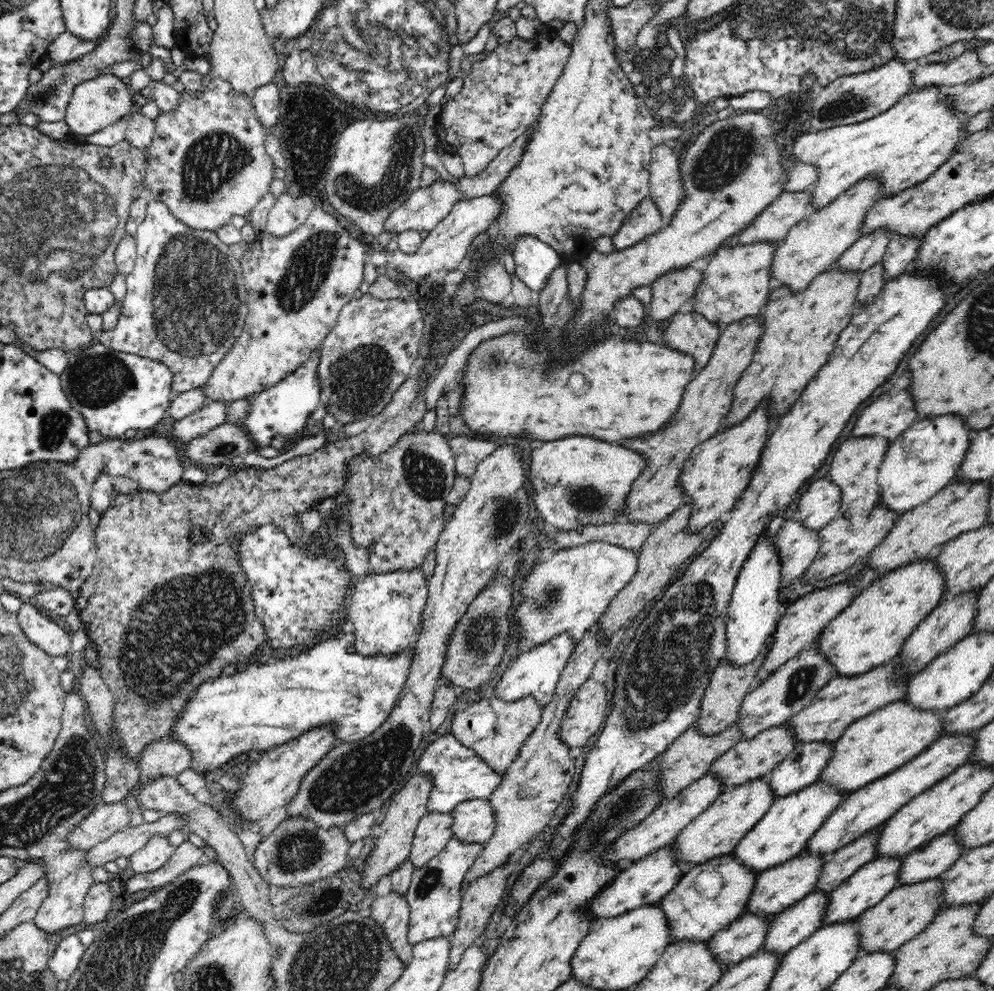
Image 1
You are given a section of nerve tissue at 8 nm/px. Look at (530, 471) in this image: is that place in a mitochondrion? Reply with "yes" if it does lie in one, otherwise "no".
no

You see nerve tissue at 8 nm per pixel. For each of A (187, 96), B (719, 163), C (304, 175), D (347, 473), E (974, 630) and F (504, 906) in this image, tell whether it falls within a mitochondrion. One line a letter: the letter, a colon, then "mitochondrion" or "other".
A: other
B: mitochondrion
C: mitochondrion
D: other
E: other
F: other

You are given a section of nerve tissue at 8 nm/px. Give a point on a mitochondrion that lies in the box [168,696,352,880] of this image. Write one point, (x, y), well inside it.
(296, 850)

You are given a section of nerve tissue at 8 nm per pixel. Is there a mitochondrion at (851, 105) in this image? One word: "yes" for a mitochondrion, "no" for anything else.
yes

